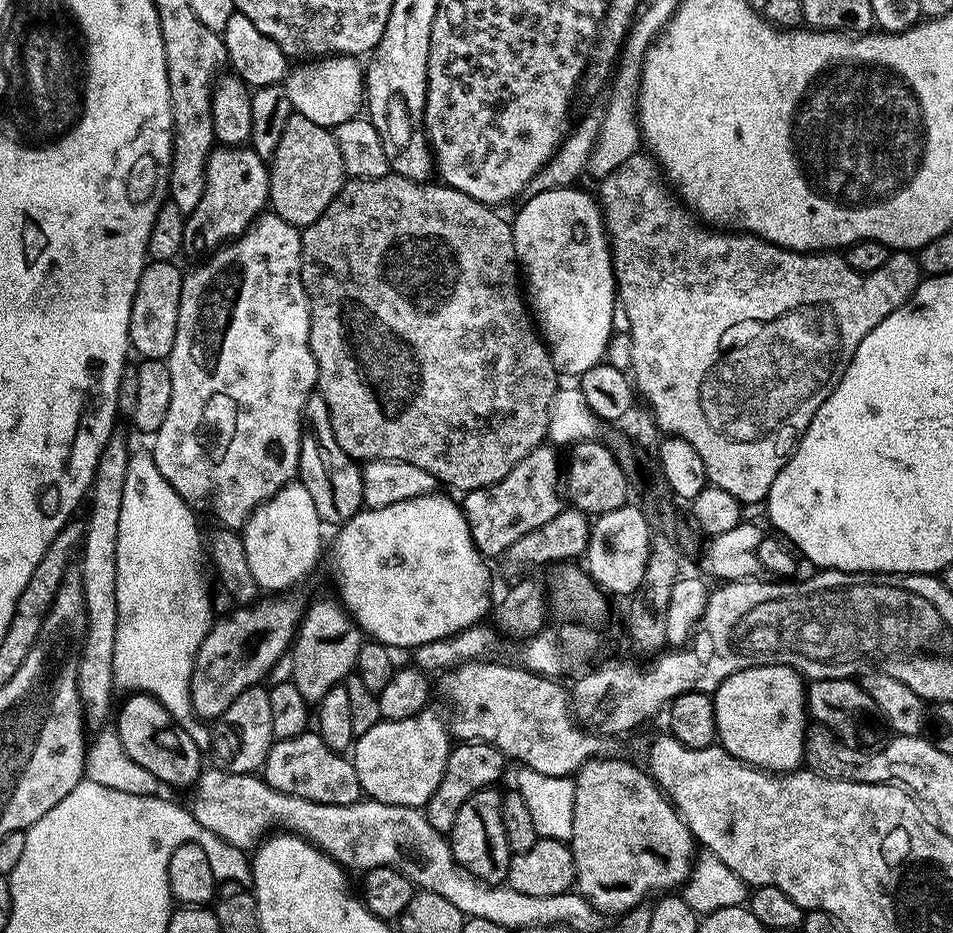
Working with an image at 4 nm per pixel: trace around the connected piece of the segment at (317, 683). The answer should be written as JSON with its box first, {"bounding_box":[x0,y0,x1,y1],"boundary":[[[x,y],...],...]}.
{"bounding_box":[290,599,361,702],"boundary":[[[339,599],[316,600],[309,608],[305,607],[296,638],[290,645],[291,681],[298,686],[302,698],[319,702],[326,690],[343,684],[353,675],[361,643],[361,630]]]}

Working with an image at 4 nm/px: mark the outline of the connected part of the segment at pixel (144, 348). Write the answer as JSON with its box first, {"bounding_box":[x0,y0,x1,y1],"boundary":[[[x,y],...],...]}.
{"bounding_box":[128,260,185,361],"boundary":[[[152,260],[145,263],[138,282],[138,290],[134,294],[128,331],[131,351],[135,355],[137,352],[137,357],[167,361],[174,346],[174,334],[178,330],[178,306],[182,298],[184,278],[185,273],[180,272],[179,266],[172,260]]]}

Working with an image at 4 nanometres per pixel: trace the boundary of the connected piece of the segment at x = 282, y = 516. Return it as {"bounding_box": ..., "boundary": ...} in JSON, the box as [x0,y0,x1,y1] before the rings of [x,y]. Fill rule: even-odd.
{"bounding_box":[242,482,322,594],"boundary":[[[299,482],[282,486],[268,500],[262,502],[250,514],[242,529],[246,558],[250,562],[250,570],[254,574],[254,582],[258,582],[261,590],[268,594],[284,594],[287,588],[295,586],[312,572],[312,567],[320,560],[320,528],[322,521],[318,510],[314,510],[314,502],[310,499],[310,490]]]}

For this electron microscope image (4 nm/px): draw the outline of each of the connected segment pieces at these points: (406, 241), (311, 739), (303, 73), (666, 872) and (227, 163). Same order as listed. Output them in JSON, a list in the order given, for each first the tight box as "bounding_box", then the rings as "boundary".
[{"bounding_box":[300,174,558,493],"boundary":[[[389,174],[373,180],[349,179],[343,190],[336,195],[334,202],[326,206],[326,210],[313,224],[308,225],[300,233],[300,277],[304,283],[304,293],[308,296],[308,309],[310,310],[310,346],[316,363],[316,383],[319,391],[326,398],[326,406],[330,410],[330,426],[334,430],[334,438],[338,438],[338,446],[346,450],[346,454],[357,462],[370,460],[401,460],[410,462],[414,466],[422,466],[430,475],[436,477],[441,485],[449,484],[452,488],[460,488],[461,493],[472,492],[475,488],[489,488],[491,484],[498,483],[506,474],[510,474],[512,467],[519,460],[526,458],[533,450],[545,443],[548,434],[548,419],[550,406],[558,387],[558,373],[556,364],[550,358],[548,345],[544,343],[529,309],[526,307],[525,297],[522,295],[521,285],[518,283],[518,265],[516,262],[516,245],[512,237],[511,223],[499,216],[495,207],[478,202],[458,190],[448,187],[443,182],[421,182],[412,180],[408,176]]]},{"bounding_box":[262,730,362,806],"boundary":[[[315,730],[303,732],[294,738],[276,740],[264,759],[262,779],[274,790],[323,804],[346,806],[362,796],[358,774],[351,759],[330,750],[330,746],[322,742],[319,732]]]},{"bounding_box":[283,56,365,130],"boundary":[[[322,56],[308,58],[289,71],[283,81],[295,115],[310,118],[318,126],[335,130],[342,122],[354,118],[365,103],[364,73],[361,61],[355,56]]]},{"bounding_box":[570,758,698,914],"boundary":[[[608,758],[588,760],[575,773],[574,830],[570,847],[576,867],[575,887],[580,895],[602,914],[623,914],[645,903],[649,899],[648,892],[664,894],[679,889],[692,872],[698,844],[675,804],[641,765],[640,769],[628,760],[604,759]]]},{"bounding_box":[183,146,269,258],"boundary":[[[251,146],[213,147],[212,153],[208,155],[206,190],[202,194],[202,202],[198,202],[198,206],[193,212],[187,213],[184,221],[183,251],[189,252],[192,256],[200,256],[196,258],[204,258],[243,234],[253,220],[265,211],[266,205],[269,203],[268,169],[269,165]]]}]

